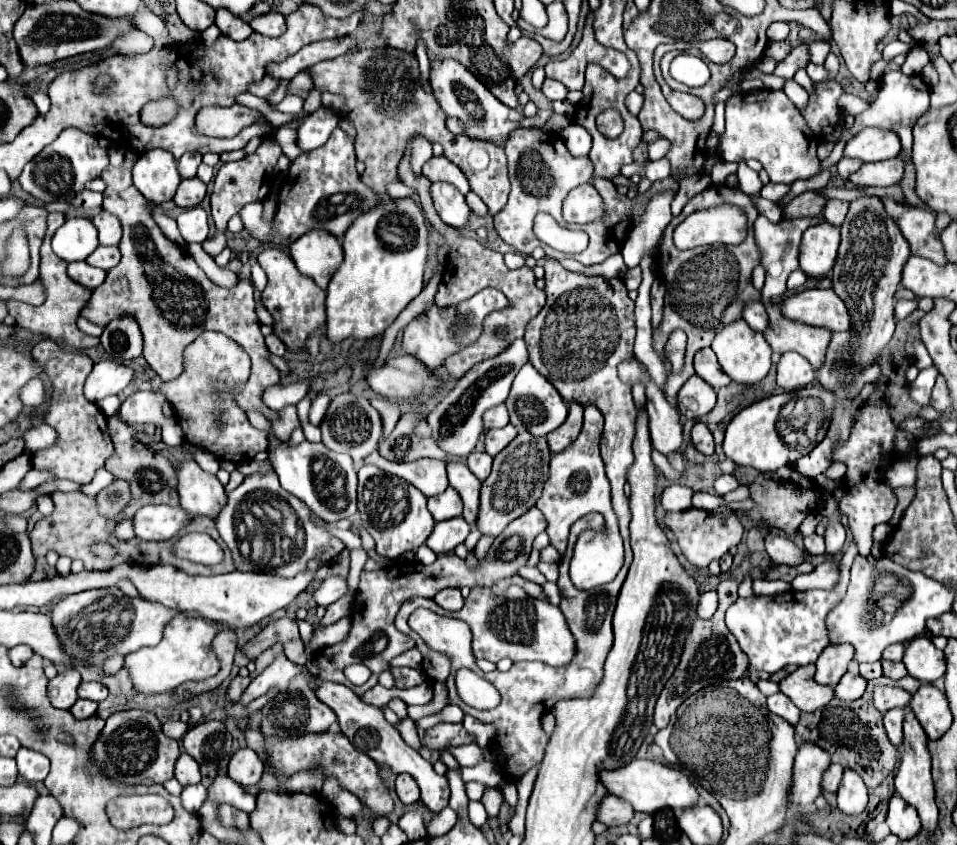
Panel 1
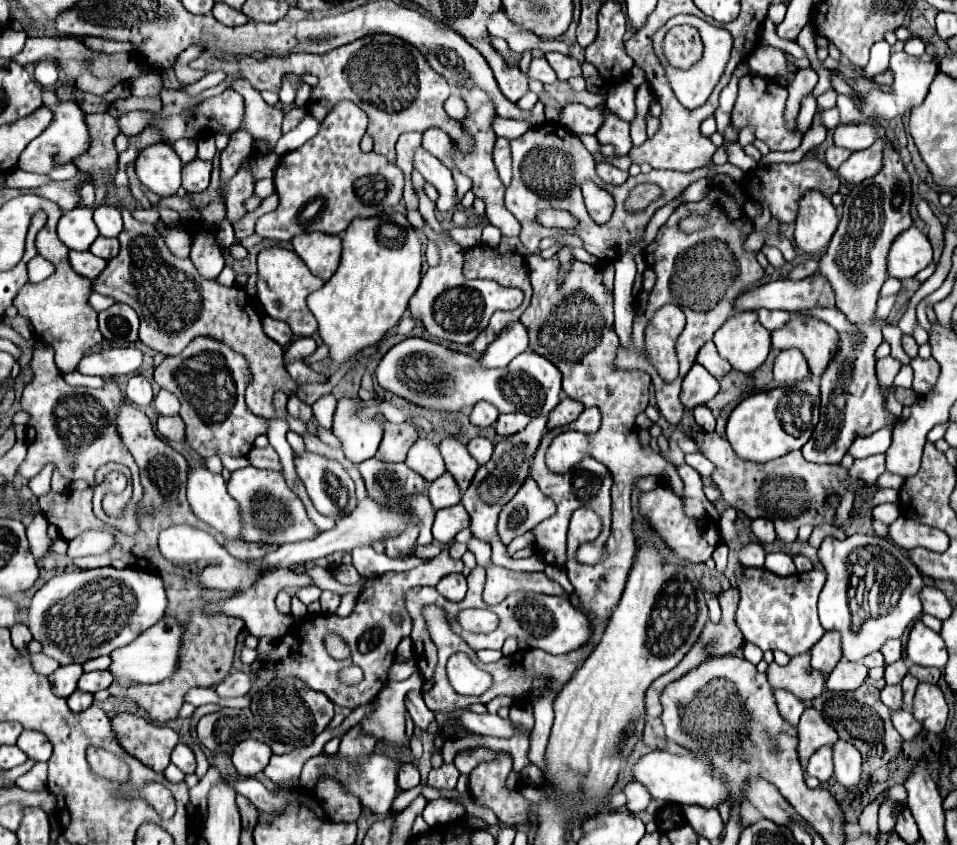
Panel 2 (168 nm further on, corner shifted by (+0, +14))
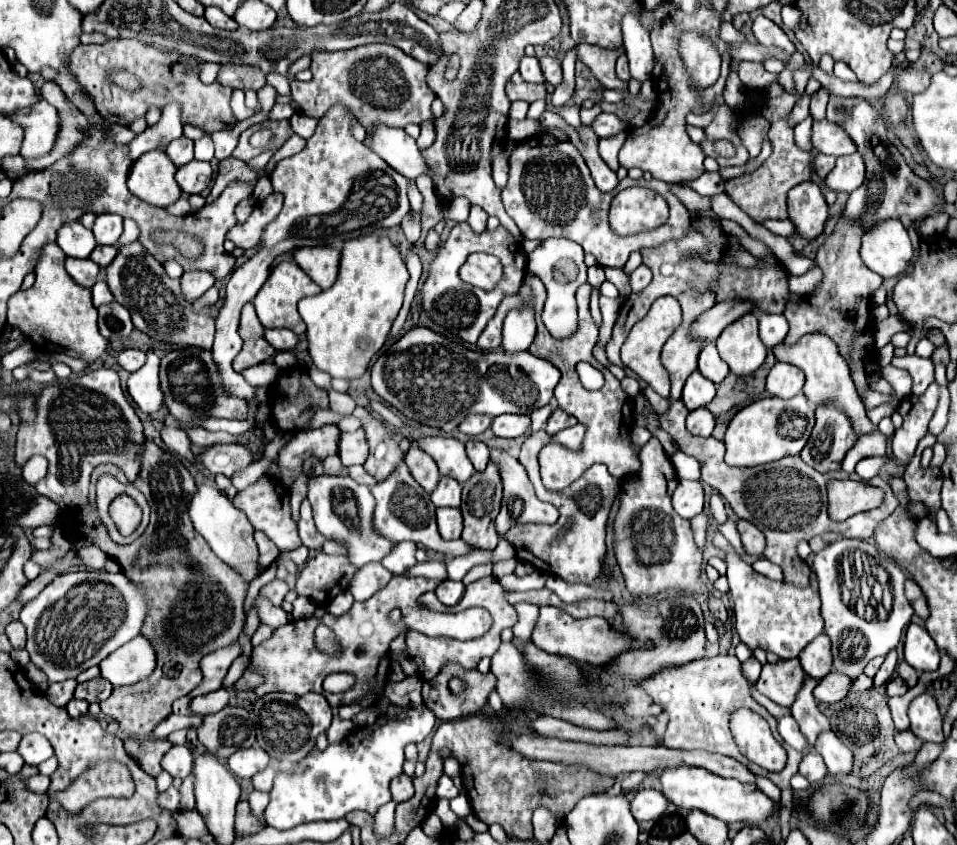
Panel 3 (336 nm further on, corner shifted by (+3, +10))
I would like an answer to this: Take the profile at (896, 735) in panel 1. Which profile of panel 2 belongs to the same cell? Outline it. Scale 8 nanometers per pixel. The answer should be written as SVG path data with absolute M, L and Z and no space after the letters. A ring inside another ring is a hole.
M904 709L892 713L892 723L894 723L896 731L900 733L900 737L904 741L912 741L922 731L922 725L918 725L918 721L914 721L912 713L910 711L904 711Z

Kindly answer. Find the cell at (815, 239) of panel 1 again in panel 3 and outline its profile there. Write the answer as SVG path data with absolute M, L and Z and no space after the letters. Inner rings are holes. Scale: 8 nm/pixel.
M801 183L789 191L789 219L795 223L797 235L805 241L817 239L829 217L825 197L817 183Z

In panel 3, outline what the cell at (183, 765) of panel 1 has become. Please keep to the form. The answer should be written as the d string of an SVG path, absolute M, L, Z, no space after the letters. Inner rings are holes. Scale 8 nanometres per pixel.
M173 745L169 753L165 753L161 767L173 777L185 779L193 771L193 755L187 745Z

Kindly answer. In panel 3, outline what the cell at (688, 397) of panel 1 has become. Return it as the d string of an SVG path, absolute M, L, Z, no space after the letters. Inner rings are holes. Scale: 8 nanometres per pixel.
M693 371L683 387L683 403L689 411L705 407L715 397L715 383L707 381L699 371Z

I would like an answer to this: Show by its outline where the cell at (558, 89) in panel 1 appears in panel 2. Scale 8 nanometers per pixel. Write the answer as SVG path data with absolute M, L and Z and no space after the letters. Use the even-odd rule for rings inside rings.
M534 57L534 59L530 61L528 77L538 79L538 81L542 81L544 85L556 81L556 73L554 73L554 69L548 65L548 61L546 61L544 57Z

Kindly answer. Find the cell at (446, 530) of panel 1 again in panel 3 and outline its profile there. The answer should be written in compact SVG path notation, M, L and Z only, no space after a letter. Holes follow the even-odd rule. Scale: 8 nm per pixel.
M437 509L437 525L443 539L459 539L463 533L463 517L459 509Z

